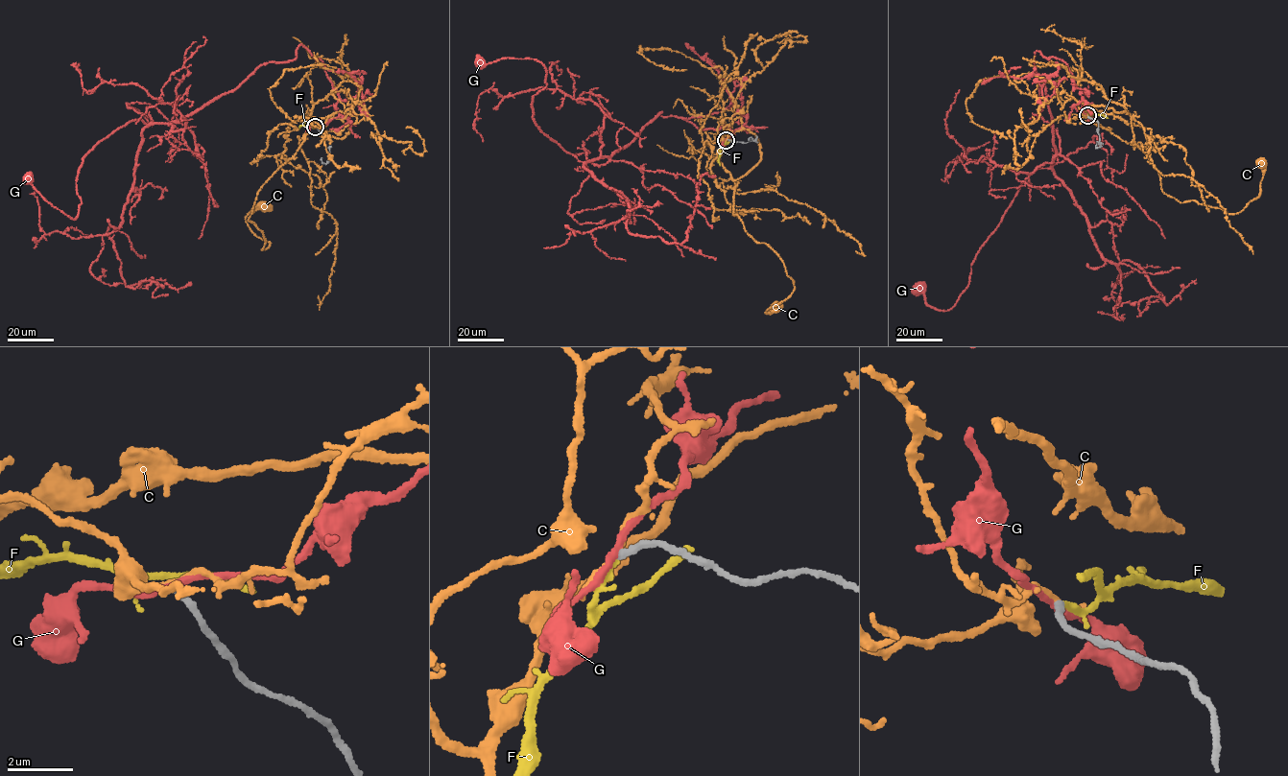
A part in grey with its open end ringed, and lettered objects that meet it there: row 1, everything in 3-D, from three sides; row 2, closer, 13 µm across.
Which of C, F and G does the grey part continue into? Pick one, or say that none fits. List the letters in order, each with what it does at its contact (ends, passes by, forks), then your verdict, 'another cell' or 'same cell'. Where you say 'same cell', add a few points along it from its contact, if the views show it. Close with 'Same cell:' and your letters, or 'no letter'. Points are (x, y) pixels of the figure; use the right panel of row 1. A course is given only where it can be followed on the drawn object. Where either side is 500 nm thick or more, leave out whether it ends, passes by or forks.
C: it passes by; another cell
F: it passes by; same cell; it runs (1088, 115), (1104, 115), (1108, 118)
G: it passes by; another cell
Same cell: F

